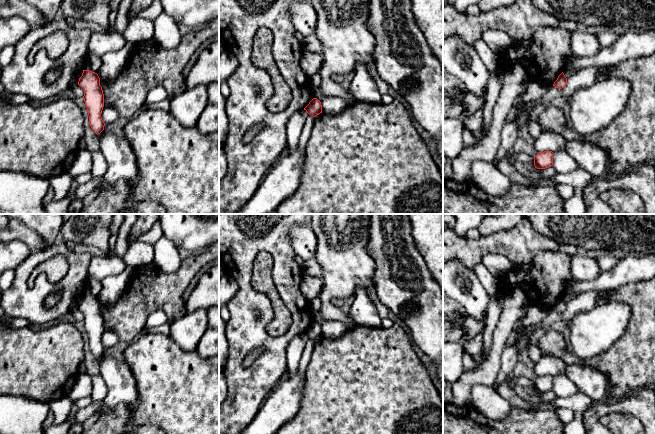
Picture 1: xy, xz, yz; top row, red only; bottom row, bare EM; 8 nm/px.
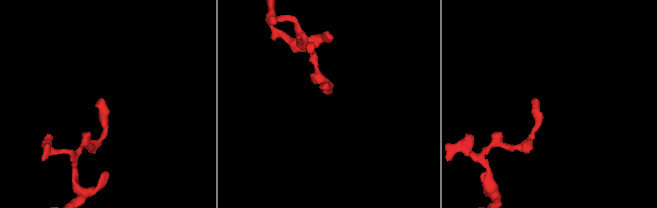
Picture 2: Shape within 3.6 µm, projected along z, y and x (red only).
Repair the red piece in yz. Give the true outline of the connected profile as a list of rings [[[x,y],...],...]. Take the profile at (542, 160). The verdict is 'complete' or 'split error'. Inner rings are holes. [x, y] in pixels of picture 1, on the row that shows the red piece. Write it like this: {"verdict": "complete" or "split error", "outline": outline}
{"verdict": "complete", "outline": [[[552,151],[538,152],[534,157],[534,166],[537,169],[549,168],[553,165],[553,155]]]}

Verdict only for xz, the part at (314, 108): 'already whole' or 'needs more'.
already whole

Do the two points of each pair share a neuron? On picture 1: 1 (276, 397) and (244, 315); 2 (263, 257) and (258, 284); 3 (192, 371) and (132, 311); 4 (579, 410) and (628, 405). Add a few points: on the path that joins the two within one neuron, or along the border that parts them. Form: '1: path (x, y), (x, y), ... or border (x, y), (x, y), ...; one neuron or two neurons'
1: border (284, 375), (268, 393), (259, 407); two neurons
2: path (263, 264), (262, 277); one neuron
3: border (141, 333), (128, 344); two neurons
4: border (593, 403), (585, 411), (583, 423); two neurons

